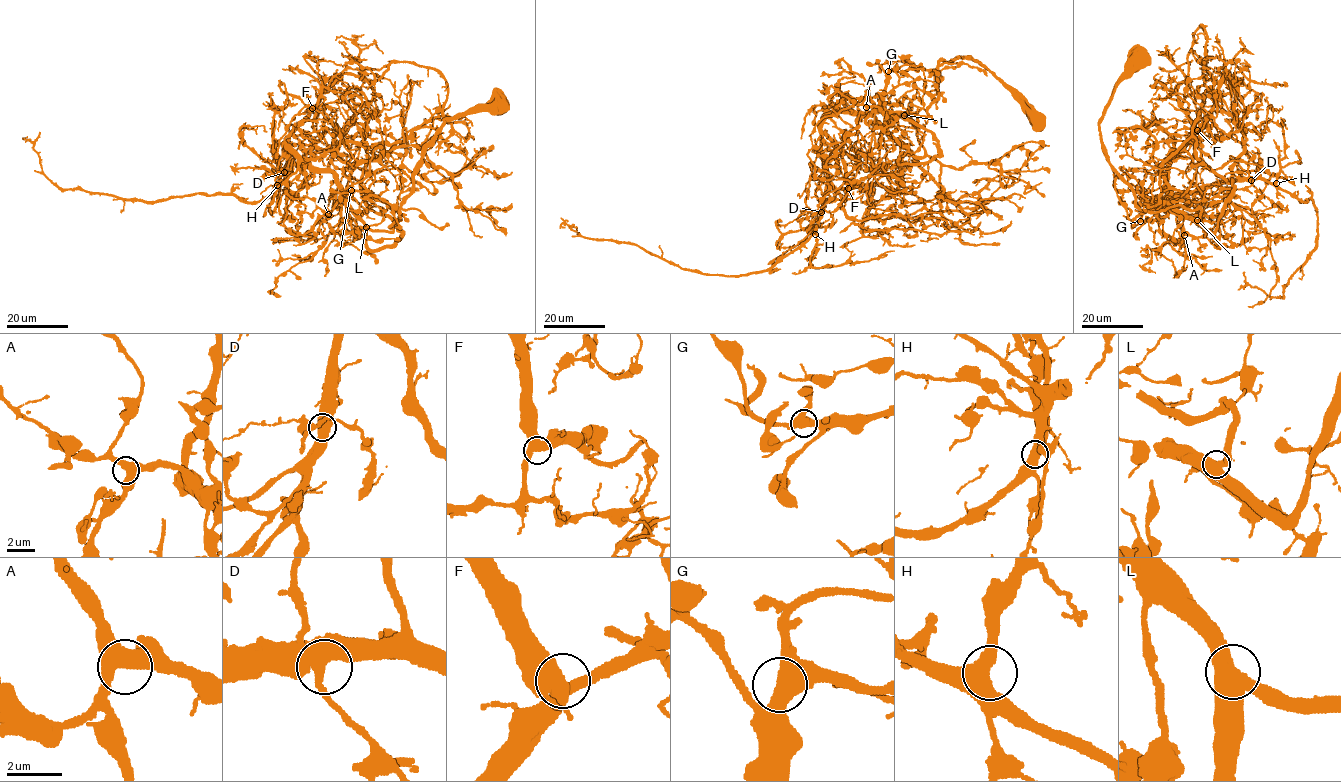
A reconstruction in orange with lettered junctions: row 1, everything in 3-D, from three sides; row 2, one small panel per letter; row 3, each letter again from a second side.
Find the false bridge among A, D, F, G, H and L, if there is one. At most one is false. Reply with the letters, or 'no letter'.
no letter

